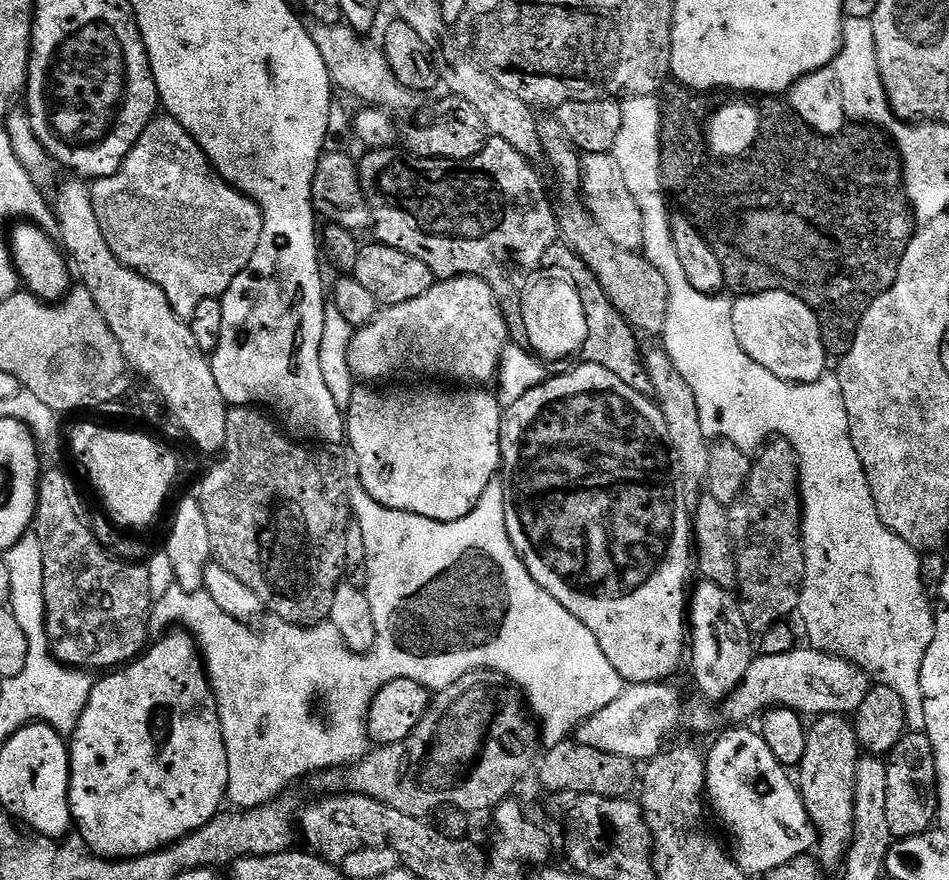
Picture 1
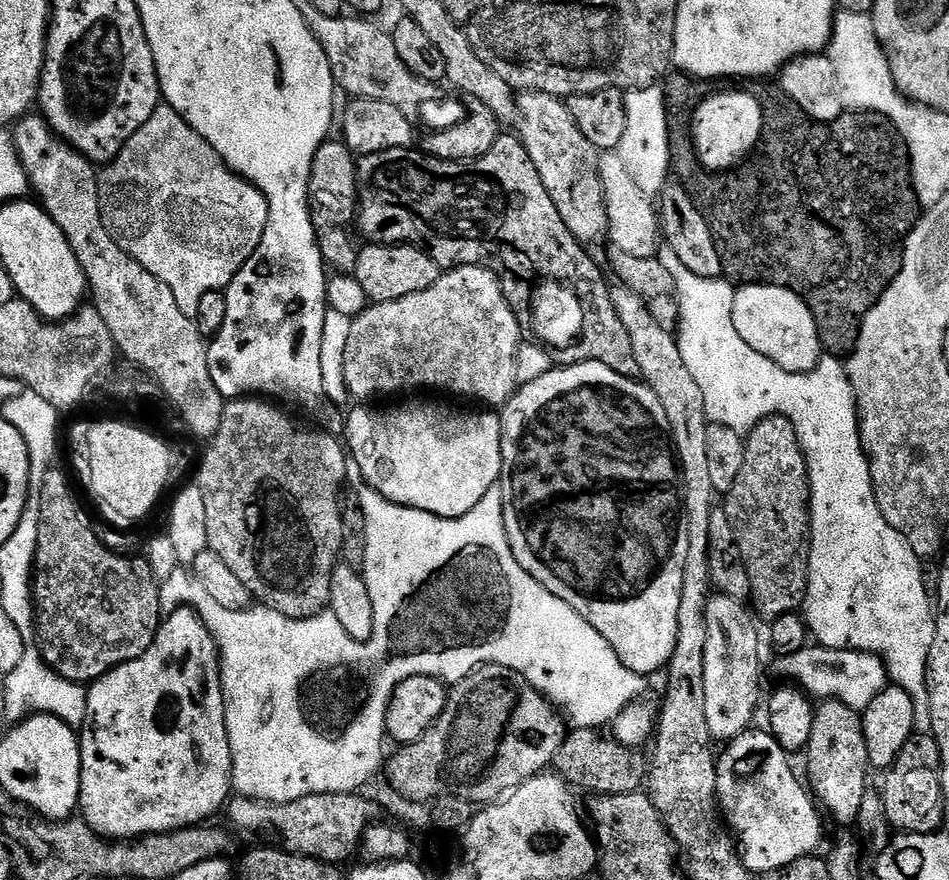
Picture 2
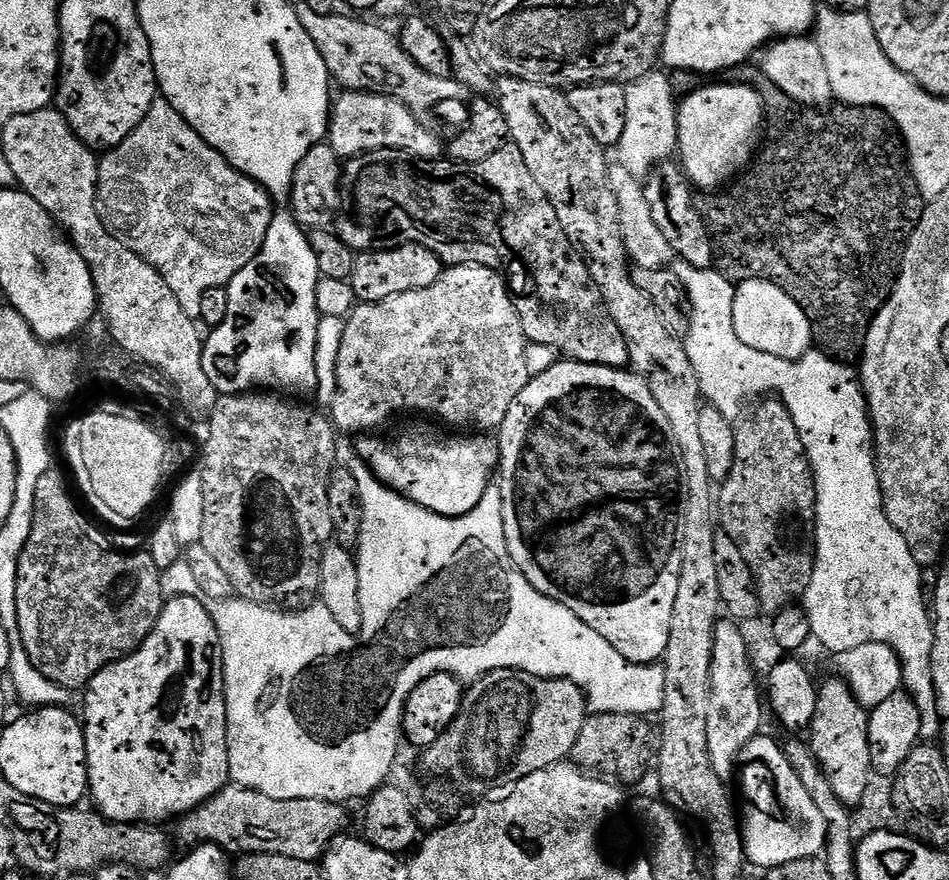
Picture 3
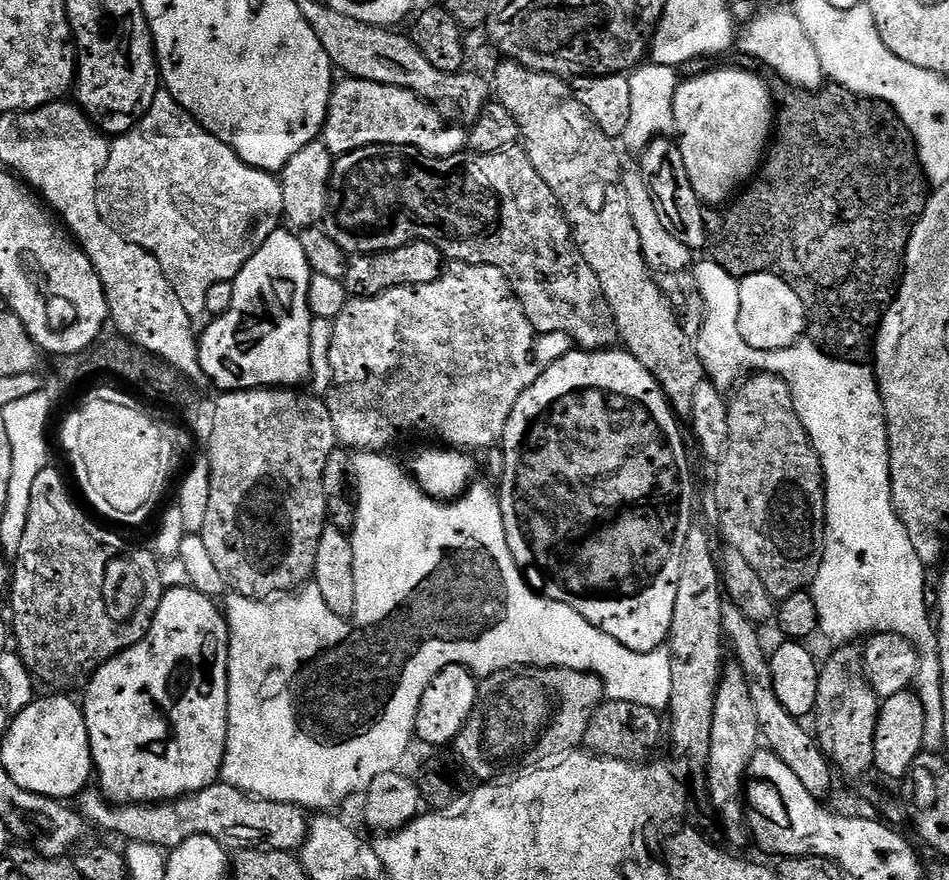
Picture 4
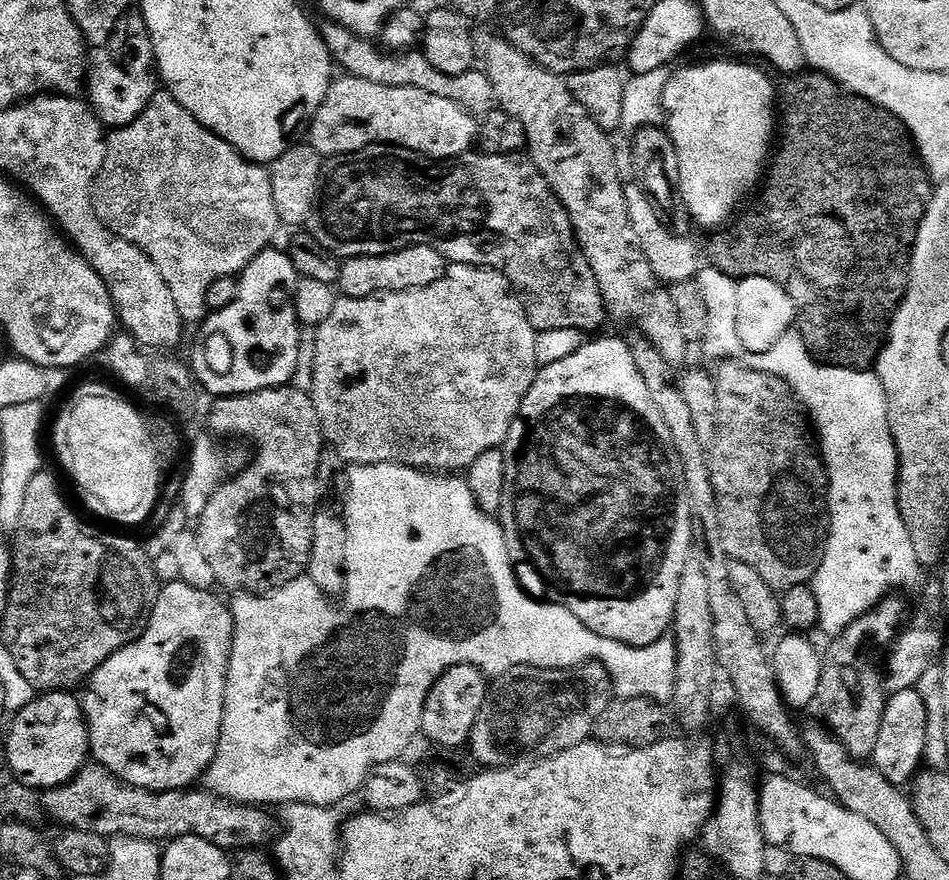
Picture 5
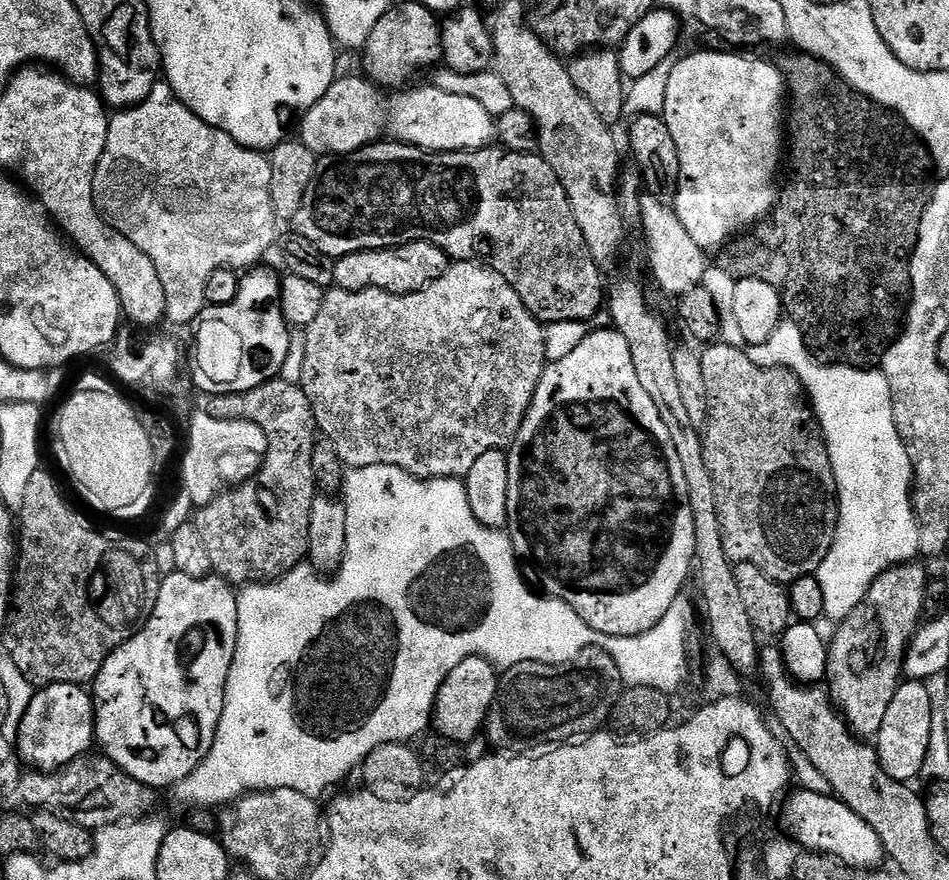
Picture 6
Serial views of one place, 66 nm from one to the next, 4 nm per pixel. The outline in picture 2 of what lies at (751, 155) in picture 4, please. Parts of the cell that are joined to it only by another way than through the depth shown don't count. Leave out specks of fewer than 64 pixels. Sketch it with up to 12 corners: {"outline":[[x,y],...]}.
{"outline":[[751,91],[701,99],[690,131],[709,172],[748,159],[764,129]]}

